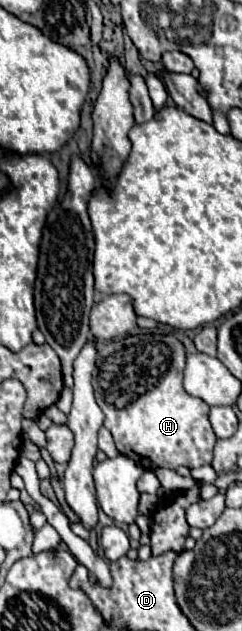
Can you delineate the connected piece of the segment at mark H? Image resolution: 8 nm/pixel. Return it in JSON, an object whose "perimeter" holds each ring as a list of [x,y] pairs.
{"perimeter":[[[160,333],[128,335],[120,341],[110,341],[98,353],[92,385],[96,403],[106,415],[104,427],[112,433],[120,455],[130,457],[132,461],[136,461],[136,465],[144,469],[154,467],[178,469],[180,465],[196,469],[212,463],[212,449],[216,443],[216,435],[208,421],[210,407],[202,399],[196,399],[184,391],[182,387],[184,363],[186,363],[184,345],[174,335],[160,335]]]}

